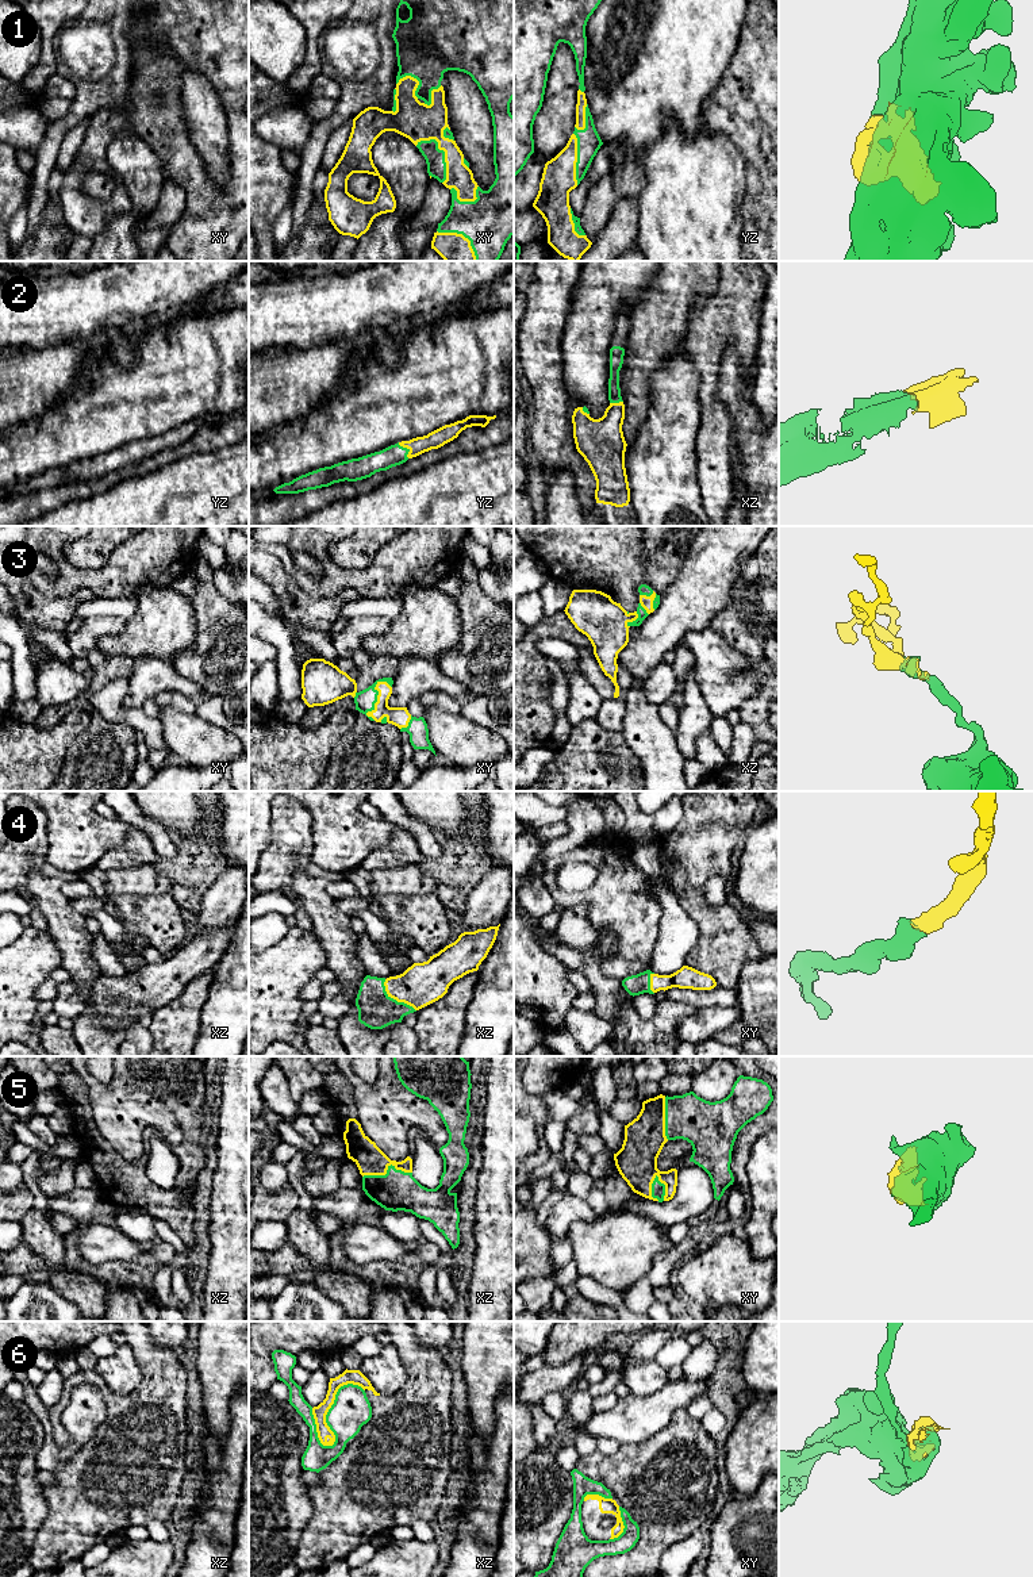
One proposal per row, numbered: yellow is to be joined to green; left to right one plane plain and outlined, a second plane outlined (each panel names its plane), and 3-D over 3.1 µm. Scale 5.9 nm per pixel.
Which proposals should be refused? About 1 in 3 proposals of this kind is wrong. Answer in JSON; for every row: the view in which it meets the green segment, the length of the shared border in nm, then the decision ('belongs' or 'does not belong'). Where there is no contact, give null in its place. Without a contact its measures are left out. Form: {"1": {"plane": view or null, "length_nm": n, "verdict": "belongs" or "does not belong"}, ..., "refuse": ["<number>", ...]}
{"1": {"plane": "xy", "length_nm": 300, "verdict": "belongs"}, "2": {"plane": "yz", "length_nm": 120, "verdict": "belongs"}, "3": {"plane": "xy", "length_nm": 260, "verdict": "belongs"}, "4": {"plane": "xz", "length_nm": 260, "verdict": "belongs"}, "5": {"plane": "xz", "length_nm": 300, "verdict": "belongs"}, "6": {"plane": "xz", "length_nm": 420, "verdict": "does not belong"}, "refuse": ["6"]}

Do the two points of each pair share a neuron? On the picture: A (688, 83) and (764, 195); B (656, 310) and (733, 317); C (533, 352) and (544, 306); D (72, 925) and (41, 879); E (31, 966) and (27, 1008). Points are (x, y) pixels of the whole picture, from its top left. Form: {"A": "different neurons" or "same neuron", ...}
{"A": "different neurons", "B": "different neurons", "C": "same neuron", "D": "same neuron", "E": "same neuron"}

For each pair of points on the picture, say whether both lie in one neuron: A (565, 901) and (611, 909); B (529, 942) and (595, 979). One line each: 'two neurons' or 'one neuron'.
A: one neuron
B: two neurons

